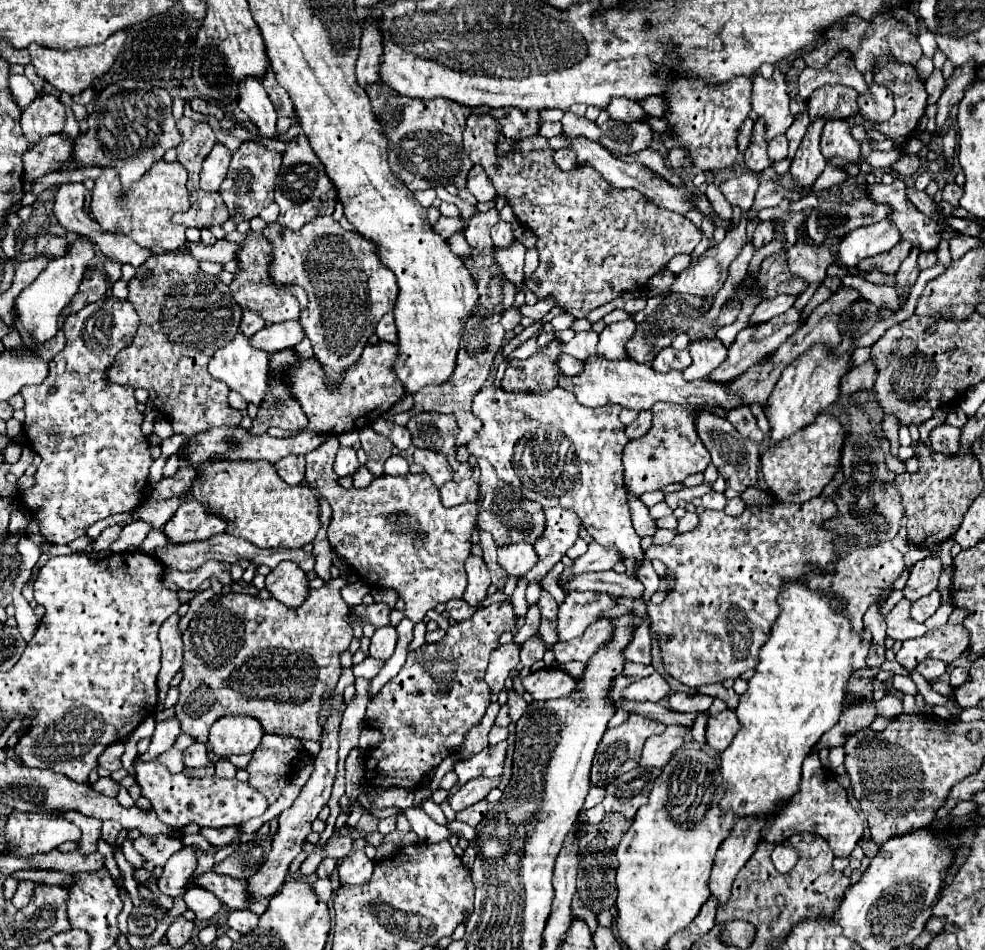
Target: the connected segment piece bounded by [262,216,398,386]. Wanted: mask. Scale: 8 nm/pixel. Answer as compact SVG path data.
M332 216L314 218L314 222L302 226L300 230L286 230L278 222L268 222L266 228L262 230L262 236L272 246L270 266L268 266L270 278L276 284L280 282L300 284L310 298L310 304L300 312L300 324L312 342L316 358L324 364L330 384L334 386L344 374L344 370L350 368L360 358L362 348L374 334L378 320L394 310L398 296L396 278L392 270L386 270L386 266L382 266L378 258L378 246L374 246L374 242L362 238L358 232L344 230Z

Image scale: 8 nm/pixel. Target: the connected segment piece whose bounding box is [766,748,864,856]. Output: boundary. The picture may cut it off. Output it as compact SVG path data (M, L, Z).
M814 748L804 760L802 782L800 782L798 794L790 800L790 804L786 804L786 810L782 810L772 820L768 834L766 834L766 842L786 840L796 832L814 832L828 840L828 844L836 856L850 856L854 846L862 838L862 830L864 830L864 822L862 822L860 814L848 802L846 790L836 780L832 780L832 776L828 776L828 770L824 770L824 766L820 762L818 748Z

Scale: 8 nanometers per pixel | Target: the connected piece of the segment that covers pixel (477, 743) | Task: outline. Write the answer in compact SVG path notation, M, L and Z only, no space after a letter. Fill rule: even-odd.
M492 702L488 706L484 718L480 720L480 724L476 724L474 728L470 728L470 732L466 732L464 742L462 742L460 750L458 750L458 756L472 758L476 752L480 752L480 750L484 750L488 746L488 732L490 732L490 728L494 724L494 718L498 714L498 708L500 708L500 704L498 702Z

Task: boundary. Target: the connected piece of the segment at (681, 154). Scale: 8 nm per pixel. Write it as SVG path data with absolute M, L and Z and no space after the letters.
M672 148L668 152L668 168L682 168L684 162L686 162L686 152L680 150L680 148Z

